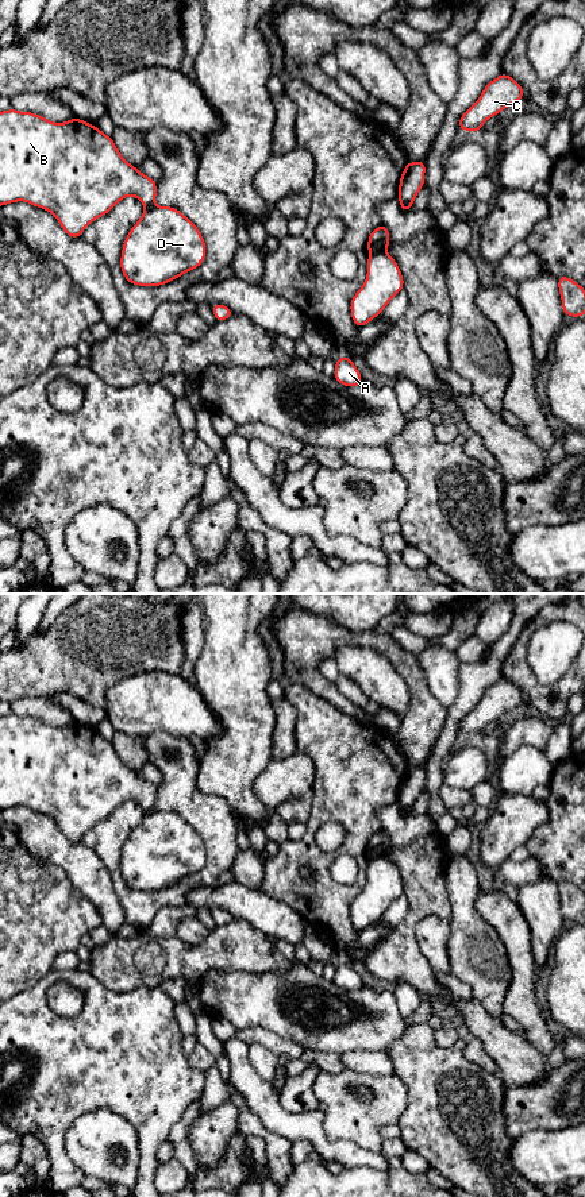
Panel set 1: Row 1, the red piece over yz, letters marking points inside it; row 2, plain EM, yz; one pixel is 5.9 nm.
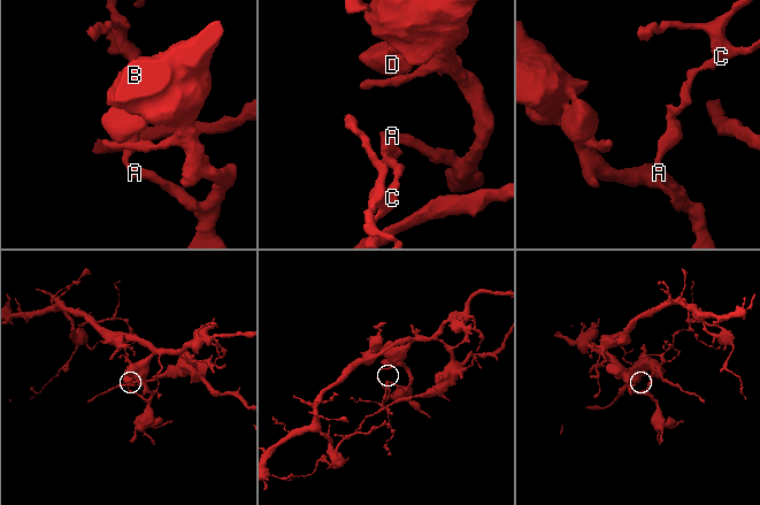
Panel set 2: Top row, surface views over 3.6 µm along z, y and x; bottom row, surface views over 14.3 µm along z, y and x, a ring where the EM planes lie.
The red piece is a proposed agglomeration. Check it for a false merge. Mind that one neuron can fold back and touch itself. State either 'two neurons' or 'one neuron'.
two neurons

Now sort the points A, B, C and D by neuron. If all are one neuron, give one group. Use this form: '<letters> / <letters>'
A B D / C

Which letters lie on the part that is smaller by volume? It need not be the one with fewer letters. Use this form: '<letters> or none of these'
C

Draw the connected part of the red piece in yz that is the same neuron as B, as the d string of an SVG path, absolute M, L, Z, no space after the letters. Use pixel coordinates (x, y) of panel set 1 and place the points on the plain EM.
M14 713L0 717L0 811L26 806L46 814L68 841L77 843L92 826L111 816L128 800L135 800L145 810L145 816L123 846L120 874L127 887L136 891L162 891L205 865L207 853L200 834L174 811L154 808L157 785L128 768L118 756L112 741L101 737L97 730L76 721L65 727L53 727L34 717L19 717Z

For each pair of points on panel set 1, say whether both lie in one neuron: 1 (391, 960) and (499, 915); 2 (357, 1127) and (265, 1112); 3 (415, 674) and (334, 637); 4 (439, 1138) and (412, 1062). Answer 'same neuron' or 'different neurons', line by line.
1: different neurons
2: different neurons
3: same neuron
4: same neuron

